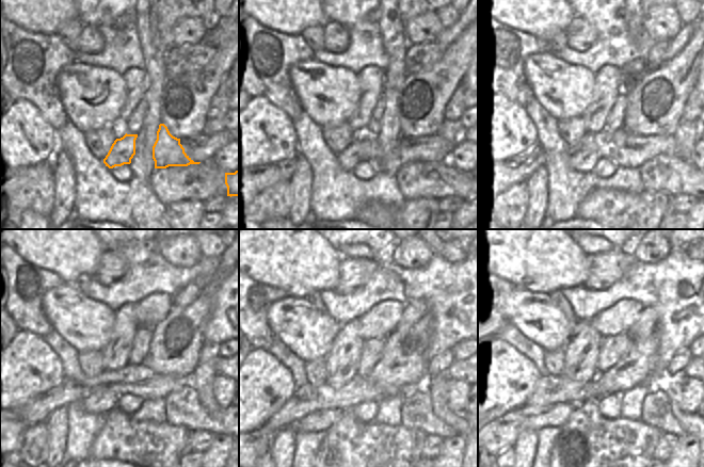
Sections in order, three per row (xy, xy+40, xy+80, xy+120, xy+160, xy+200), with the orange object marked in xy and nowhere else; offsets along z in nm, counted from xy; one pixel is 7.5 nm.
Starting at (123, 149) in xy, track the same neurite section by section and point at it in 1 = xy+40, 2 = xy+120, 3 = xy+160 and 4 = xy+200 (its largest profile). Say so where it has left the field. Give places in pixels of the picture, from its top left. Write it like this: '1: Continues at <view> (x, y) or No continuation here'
1: Continues at xy+40 (362, 149)
2: Continues at xy+120 (101, 402)
3: Continues at xy+160 (321, 420)
4: Continues at xy+200 (501, 437).

